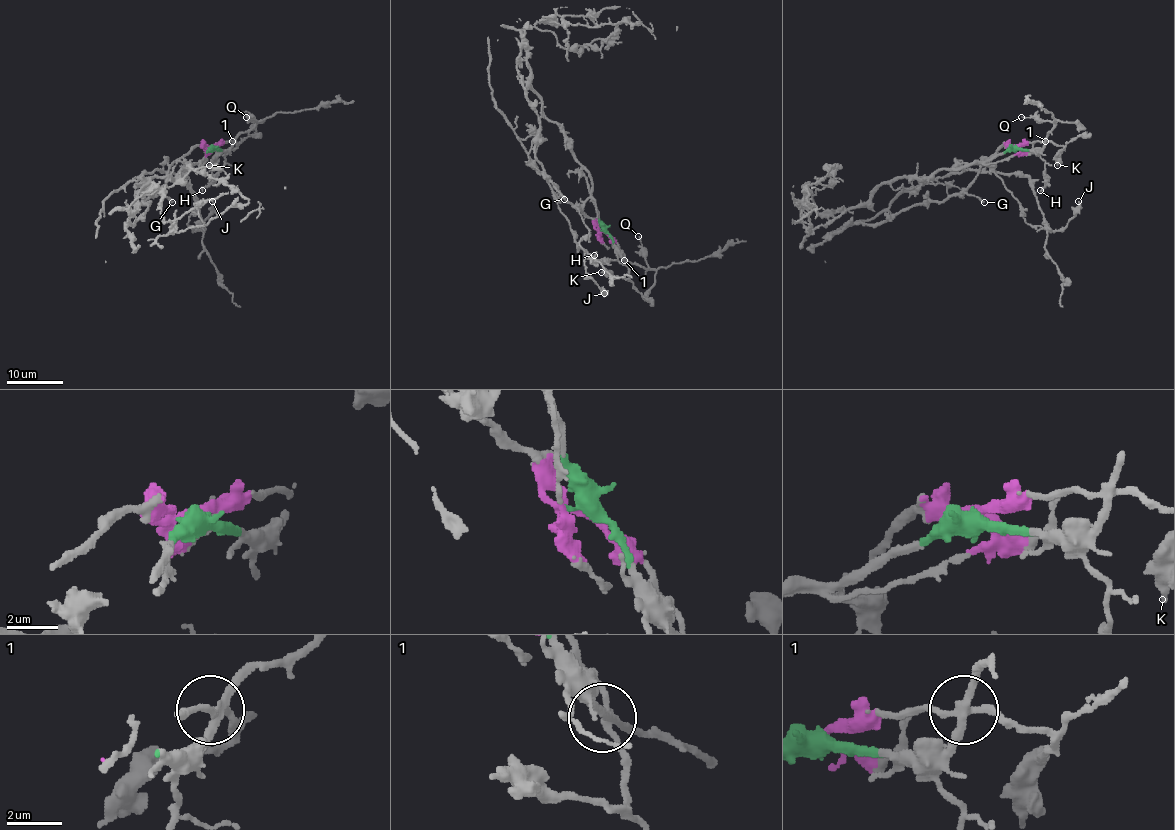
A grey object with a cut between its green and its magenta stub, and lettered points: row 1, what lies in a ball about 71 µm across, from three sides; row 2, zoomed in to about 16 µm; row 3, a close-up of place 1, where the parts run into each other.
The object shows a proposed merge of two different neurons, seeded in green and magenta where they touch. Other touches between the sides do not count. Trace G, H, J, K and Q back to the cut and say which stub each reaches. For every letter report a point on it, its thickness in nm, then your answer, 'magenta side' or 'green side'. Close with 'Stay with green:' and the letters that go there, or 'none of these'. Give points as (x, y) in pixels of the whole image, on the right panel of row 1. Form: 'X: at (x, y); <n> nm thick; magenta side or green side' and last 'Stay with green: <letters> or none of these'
G: at (984, 202); 260 nm thick; magenta side
H: at (1040, 190); 200 nm thick; green side
J: at (1078, 201); 240 nm thick; green side
K: at (1057, 165); 360 nm thick; magenta side
Q: at (1021, 117); 160 nm thick; green side
Stay with green: H, J, Q

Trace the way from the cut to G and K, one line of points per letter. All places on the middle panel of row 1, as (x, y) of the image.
G: (604, 232), (561, 196), (551, 181), (564, 199)
K: (604, 232), (624, 256), (628, 276), (627, 279), (614, 277), (601, 271)

